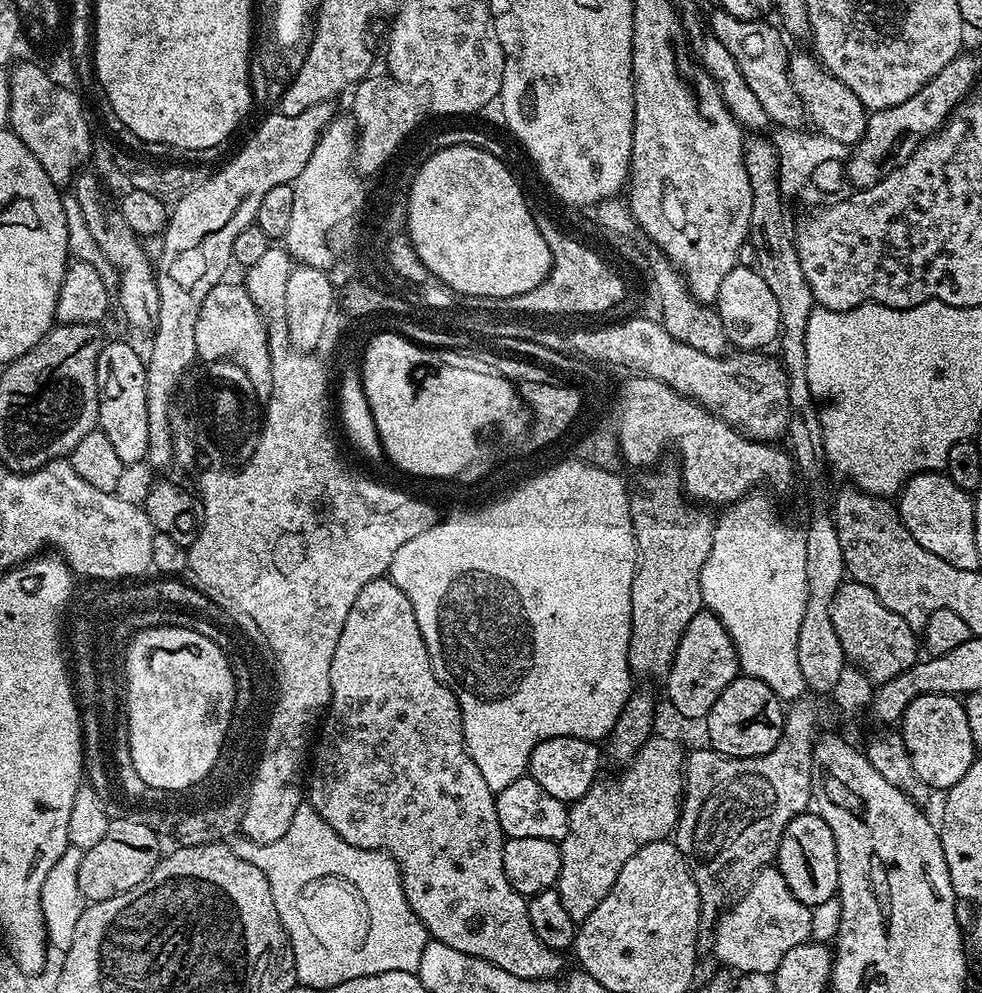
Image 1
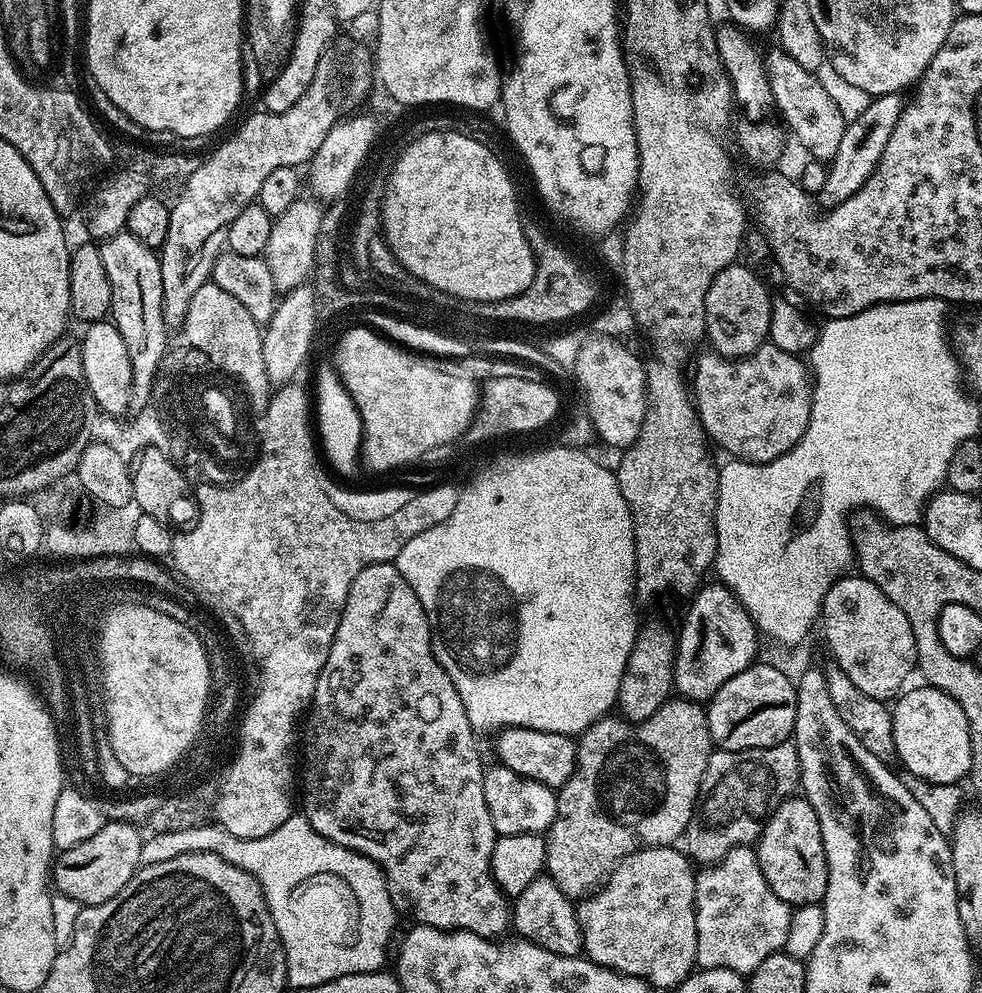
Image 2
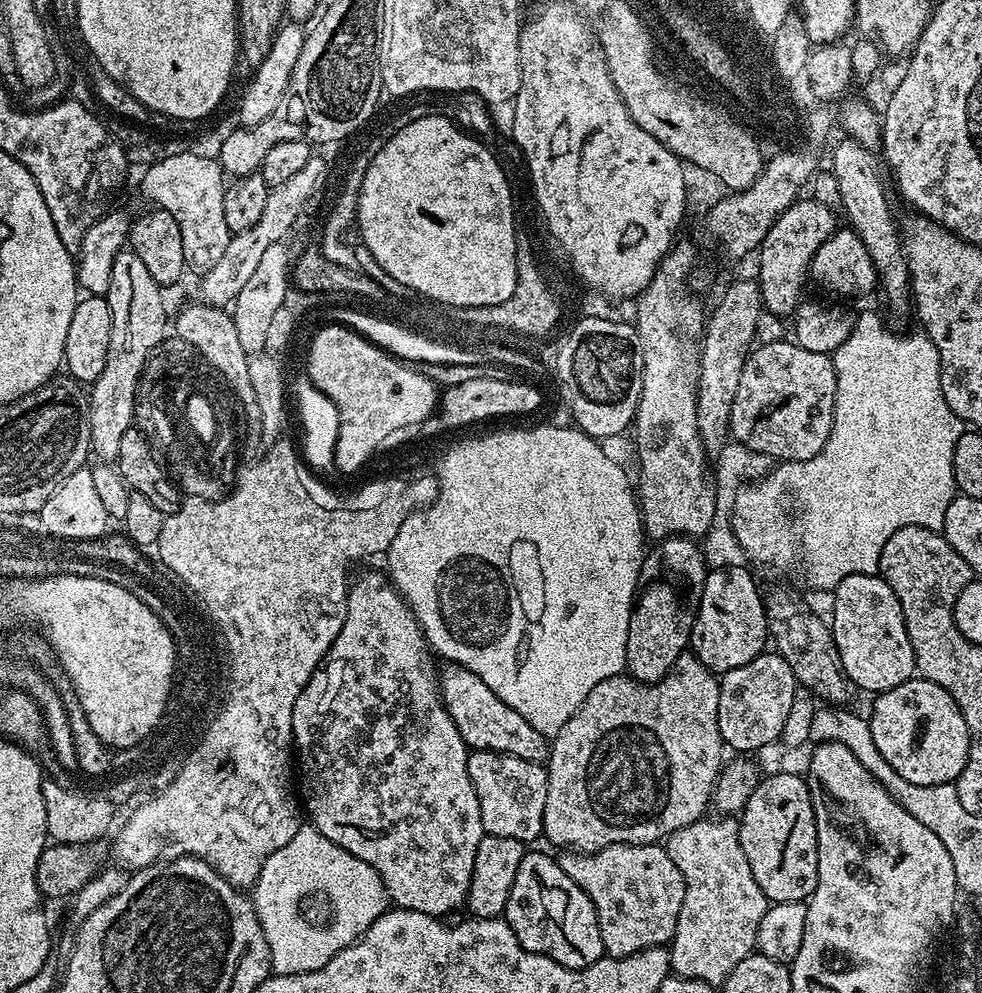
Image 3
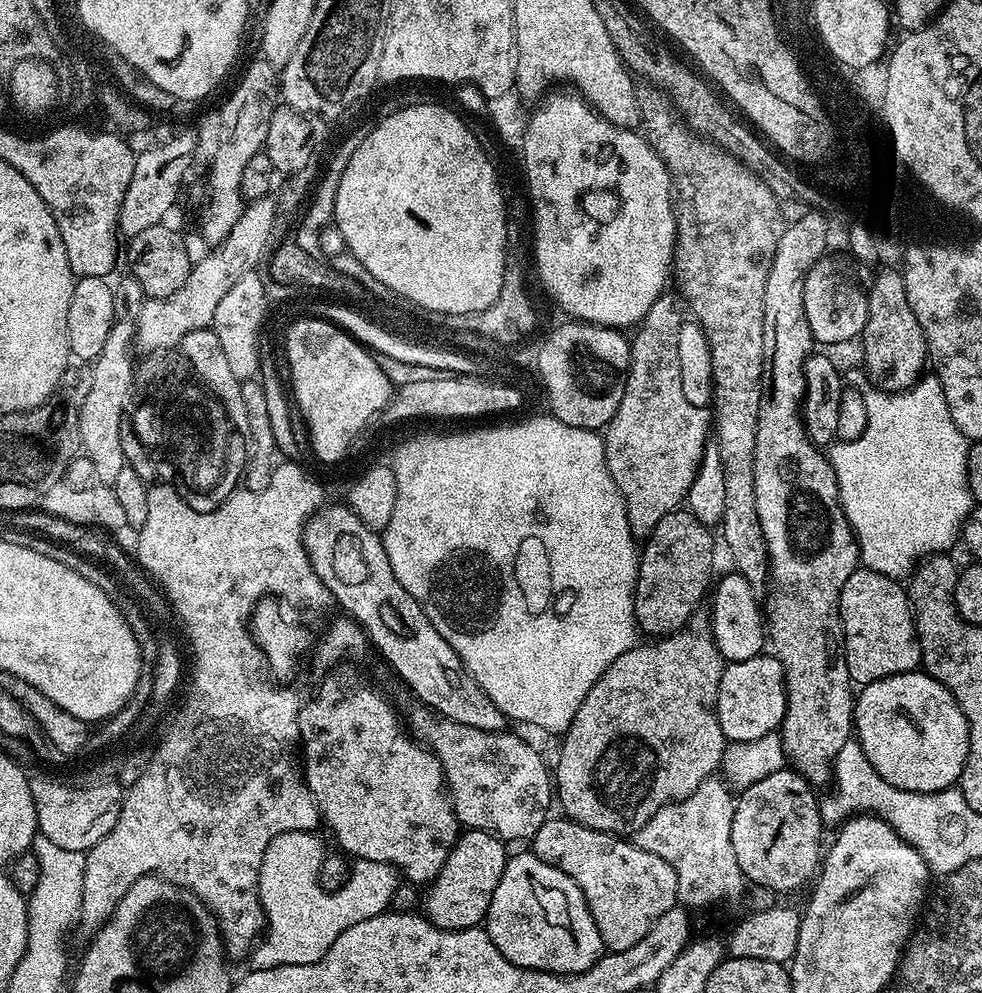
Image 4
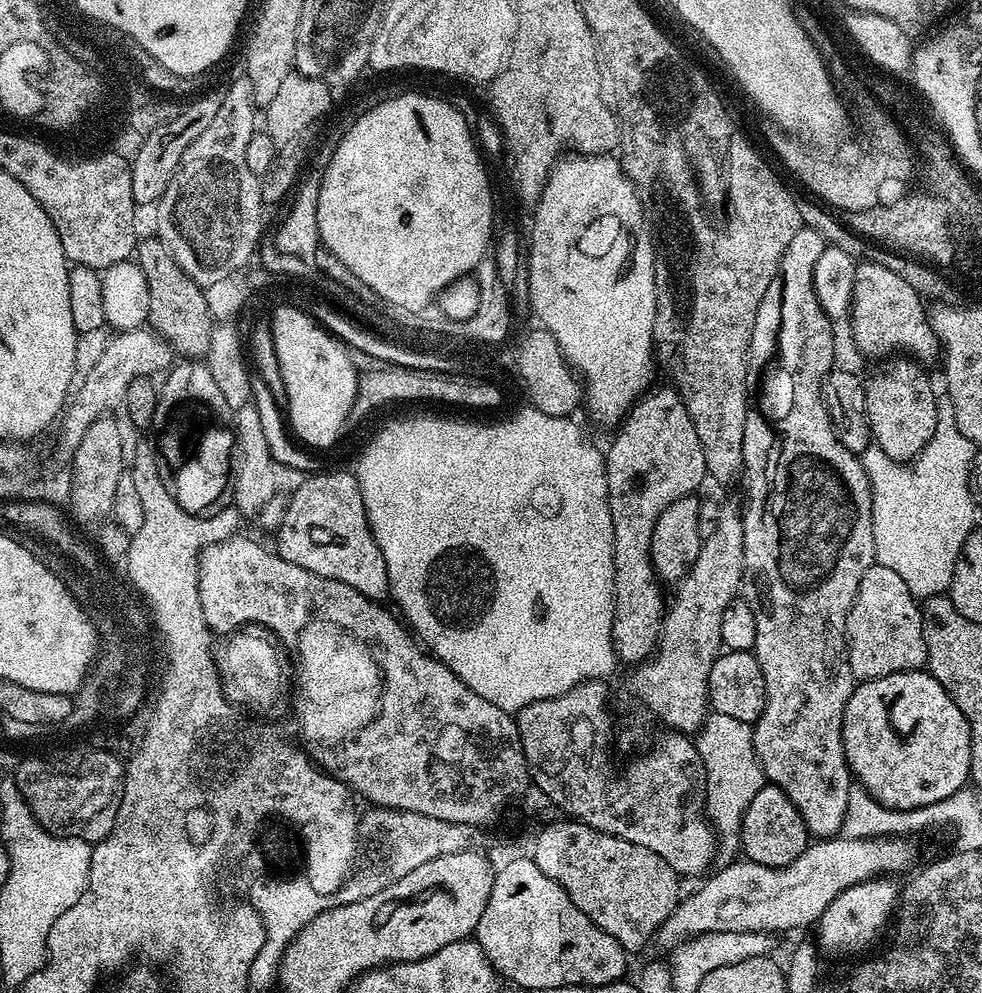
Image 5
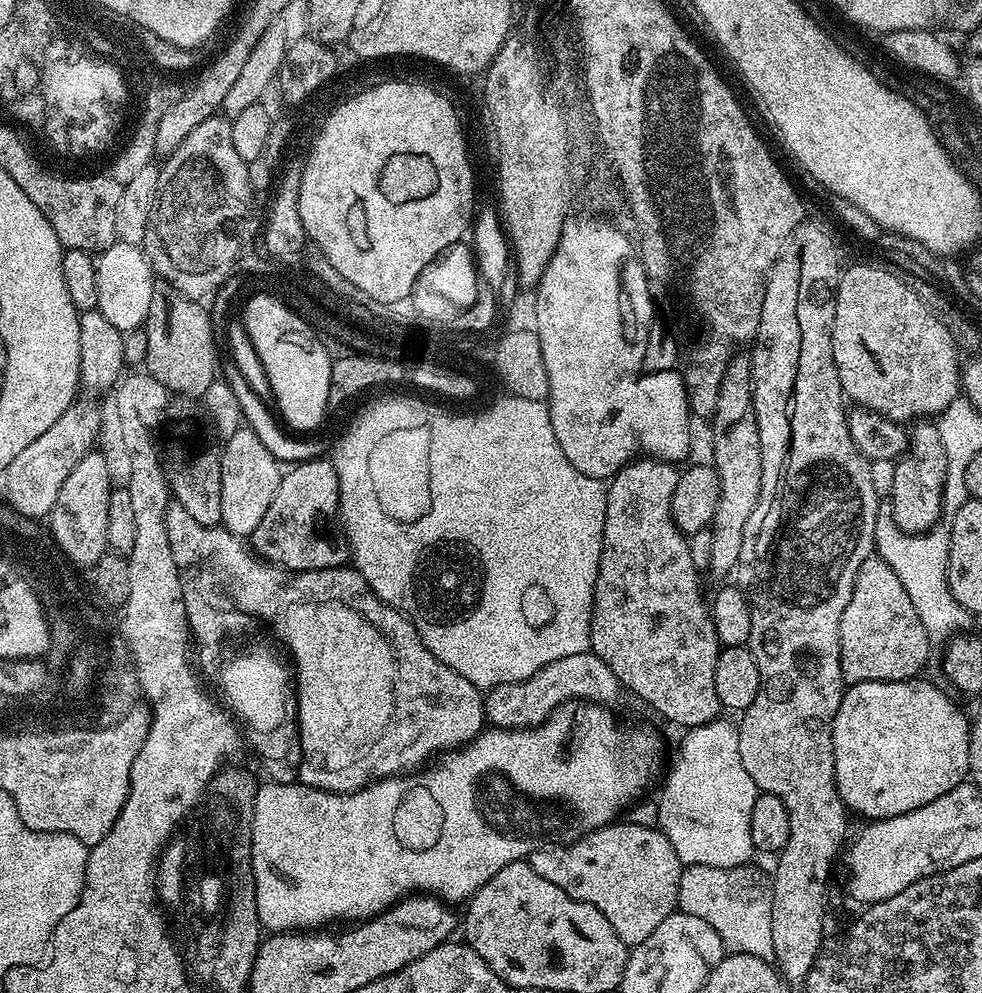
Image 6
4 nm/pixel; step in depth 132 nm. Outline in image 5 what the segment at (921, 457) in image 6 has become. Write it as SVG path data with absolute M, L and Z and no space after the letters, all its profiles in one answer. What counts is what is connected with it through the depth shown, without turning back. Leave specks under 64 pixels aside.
M897 354L885 359L877 372L872 372L862 384L864 397L864 417L868 419L868 430L875 447L882 449L886 458L894 458L901 462L911 462L924 451L927 444L932 443L934 430L938 426L938 392L932 389L932 380L924 373L925 365L909 358L904 354Z

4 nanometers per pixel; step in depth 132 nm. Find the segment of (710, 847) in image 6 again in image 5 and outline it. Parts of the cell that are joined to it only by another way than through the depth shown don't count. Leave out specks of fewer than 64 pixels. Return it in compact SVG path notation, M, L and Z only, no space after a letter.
M709 713L697 733L695 745L707 770L705 811L717 835L717 859L729 863L741 849L741 824L750 801L766 783L753 748L753 725L726 714Z

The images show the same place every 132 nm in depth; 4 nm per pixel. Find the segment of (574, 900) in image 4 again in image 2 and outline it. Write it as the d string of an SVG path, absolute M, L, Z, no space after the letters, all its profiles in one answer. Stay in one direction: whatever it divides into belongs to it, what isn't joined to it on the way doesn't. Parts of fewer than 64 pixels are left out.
M541 874L522 894L515 897L510 920L523 939L534 942L559 956L580 956L584 939L580 933L580 918L573 901L552 881L551 876Z

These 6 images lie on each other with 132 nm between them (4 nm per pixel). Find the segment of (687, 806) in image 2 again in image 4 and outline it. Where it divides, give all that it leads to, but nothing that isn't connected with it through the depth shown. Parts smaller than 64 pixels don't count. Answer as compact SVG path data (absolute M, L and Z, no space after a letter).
M697 610L679 632L633 646L590 686L582 706L562 733L560 757L554 764L554 796L567 819L613 834L635 834L658 809L692 796L725 759L726 741L718 726L718 682L725 659L714 638L707 611Z

